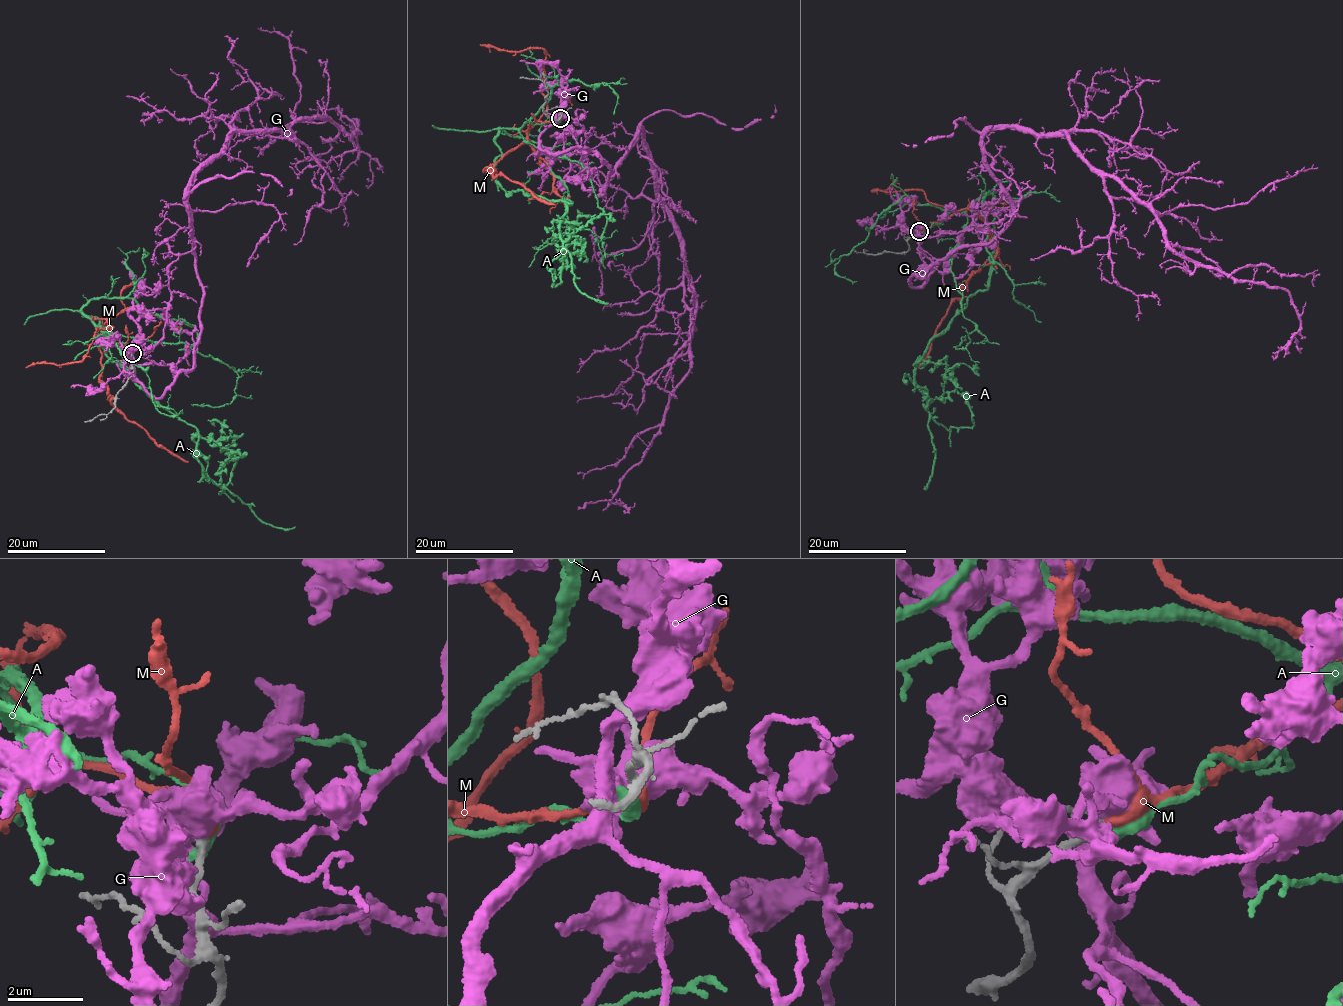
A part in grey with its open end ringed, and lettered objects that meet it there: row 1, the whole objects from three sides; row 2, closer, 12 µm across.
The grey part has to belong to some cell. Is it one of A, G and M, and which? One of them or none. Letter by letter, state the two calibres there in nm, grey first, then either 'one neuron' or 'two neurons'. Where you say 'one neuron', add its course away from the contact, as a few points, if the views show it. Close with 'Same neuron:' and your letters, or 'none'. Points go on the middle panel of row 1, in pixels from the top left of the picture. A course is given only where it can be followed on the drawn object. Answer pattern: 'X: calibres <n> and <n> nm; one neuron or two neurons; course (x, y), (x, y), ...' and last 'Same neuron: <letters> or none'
A: calibres 280 and 400 nm; two neurons
G: calibres 260 and 500 nm; two neurons
M: calibres 280 and 400 nm; one neuron; course (560, 118), (536, 120), (521, 143), (485, 170), (555, 204)
Same neuron: M

